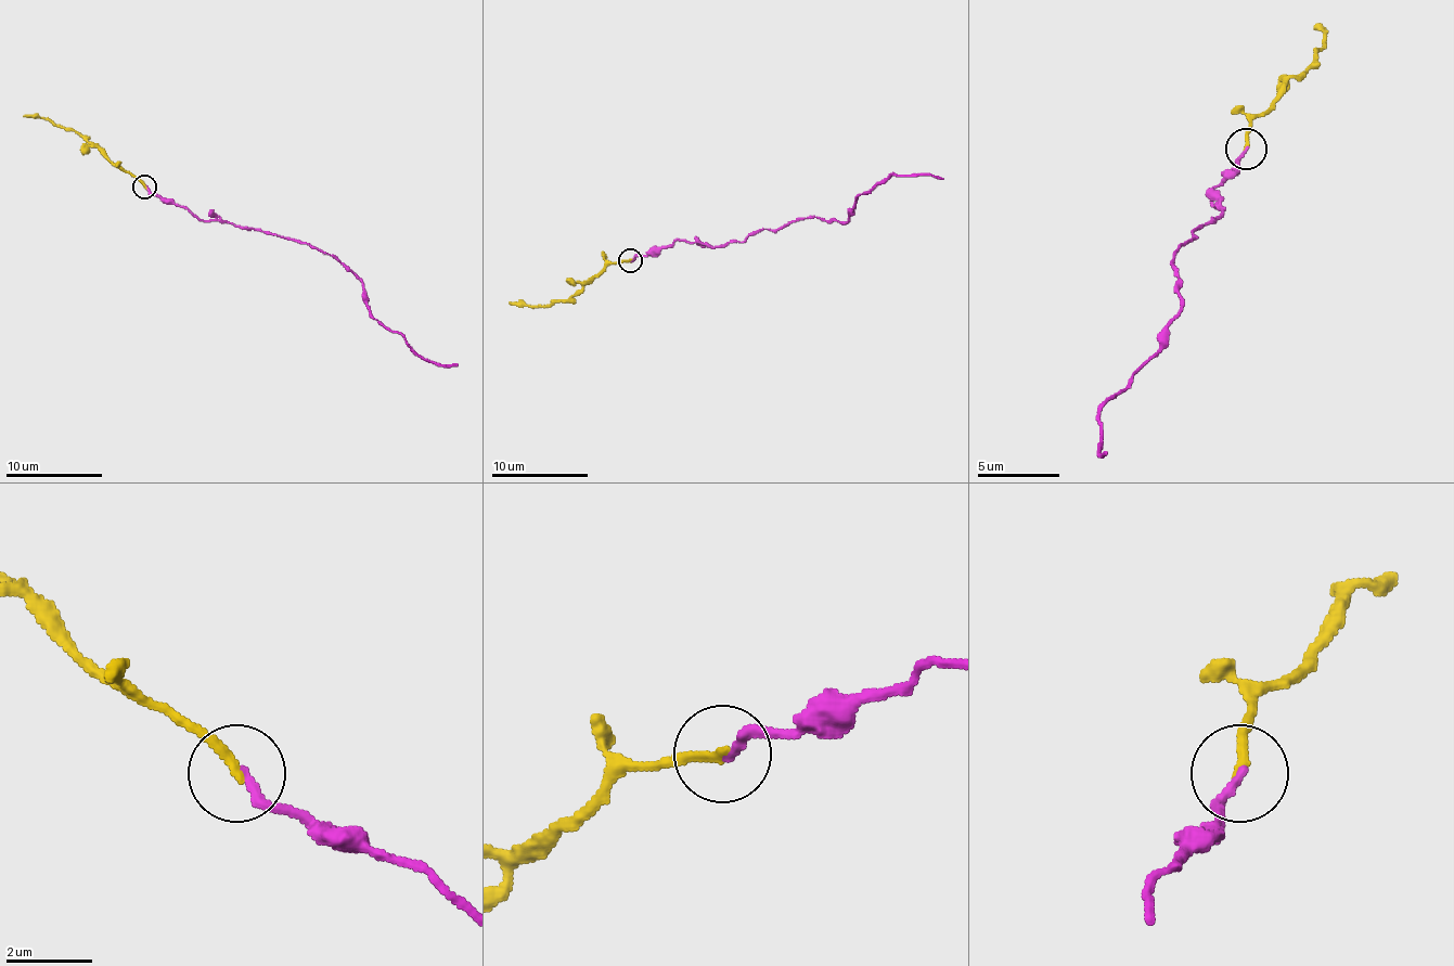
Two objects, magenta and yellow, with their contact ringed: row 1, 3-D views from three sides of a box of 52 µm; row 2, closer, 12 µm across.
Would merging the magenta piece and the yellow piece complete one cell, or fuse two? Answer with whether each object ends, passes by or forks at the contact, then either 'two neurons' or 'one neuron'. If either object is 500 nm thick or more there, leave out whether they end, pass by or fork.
magenta ends; yellow ends; one neuron

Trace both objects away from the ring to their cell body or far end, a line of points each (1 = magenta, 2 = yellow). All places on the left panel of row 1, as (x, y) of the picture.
1: (144, 187), (202, 220), (241, 224), (295, 239), (332, 254), (360, 282), (368, 311), (425, 359), (457, 366)
2: (144, 187), (81, 136), (46, 119), (24, 114)

